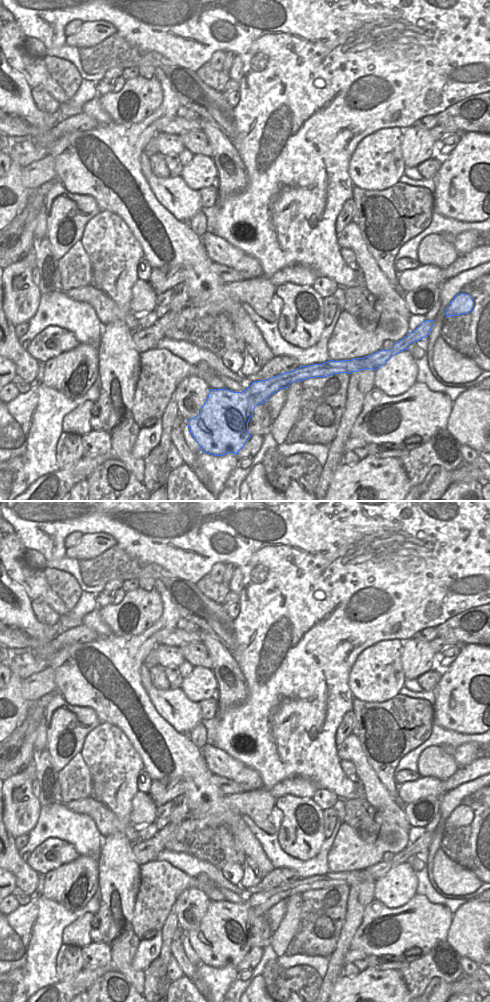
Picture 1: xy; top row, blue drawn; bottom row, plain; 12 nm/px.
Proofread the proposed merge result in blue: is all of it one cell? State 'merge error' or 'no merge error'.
no merge error

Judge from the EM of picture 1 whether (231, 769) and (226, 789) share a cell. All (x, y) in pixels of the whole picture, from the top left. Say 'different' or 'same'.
different

